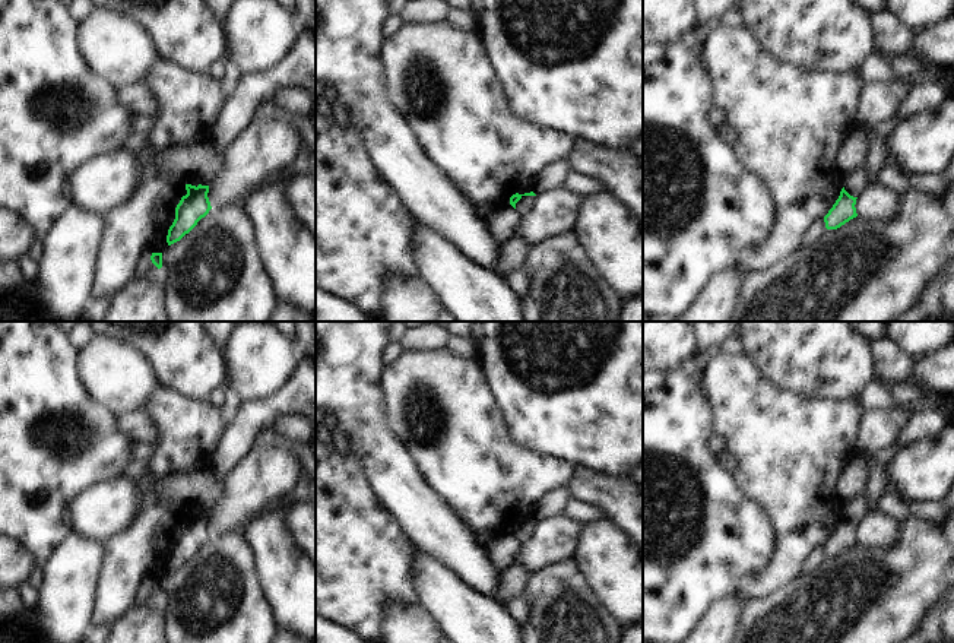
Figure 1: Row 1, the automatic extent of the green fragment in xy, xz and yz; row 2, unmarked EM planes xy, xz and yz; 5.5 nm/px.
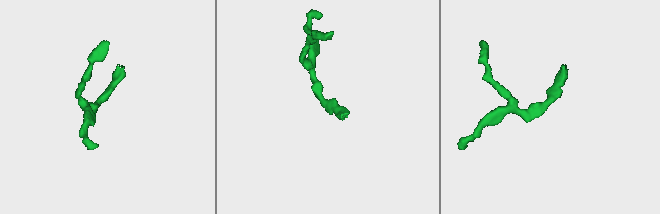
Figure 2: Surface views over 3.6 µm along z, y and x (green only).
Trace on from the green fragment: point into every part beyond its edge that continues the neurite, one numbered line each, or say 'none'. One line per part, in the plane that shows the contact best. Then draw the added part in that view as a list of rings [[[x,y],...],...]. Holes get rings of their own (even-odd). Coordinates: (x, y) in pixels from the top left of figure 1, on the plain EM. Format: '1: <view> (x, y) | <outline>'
1: xz (525, 531) | [[[522,523],[522,526],[516,530],[516,539],[523,545],[527,542],[533,532],[535,523]]]

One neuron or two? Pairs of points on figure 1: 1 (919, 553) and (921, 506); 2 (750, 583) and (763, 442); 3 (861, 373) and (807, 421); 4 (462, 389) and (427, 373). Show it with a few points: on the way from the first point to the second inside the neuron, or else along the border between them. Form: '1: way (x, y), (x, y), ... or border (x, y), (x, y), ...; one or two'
1: border (910, 513), (938, 522); two
2: way (786, 556), (786, 480); one
3: border (796, 393), (826, 399), (855, 399); two
4: way (453, 389), (443, 389), (436, 382); one

